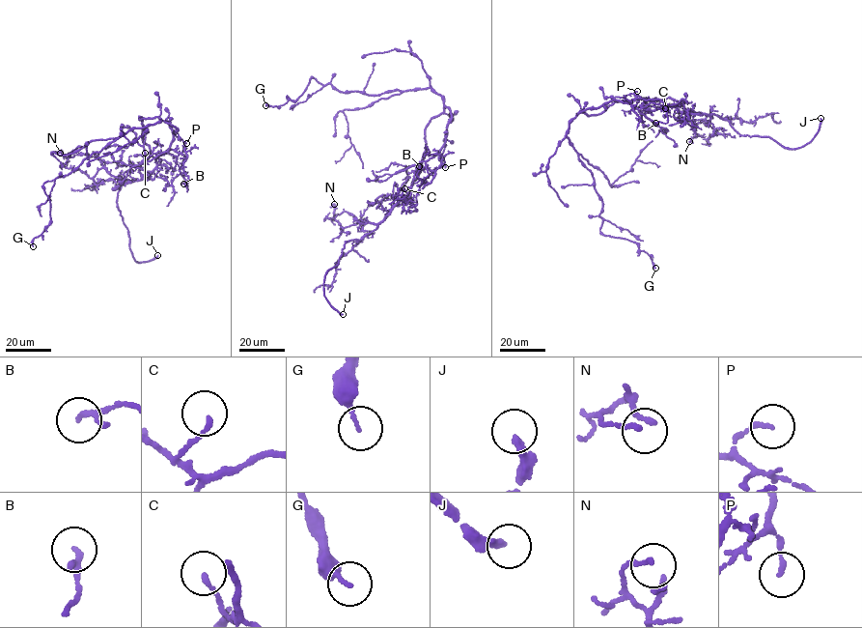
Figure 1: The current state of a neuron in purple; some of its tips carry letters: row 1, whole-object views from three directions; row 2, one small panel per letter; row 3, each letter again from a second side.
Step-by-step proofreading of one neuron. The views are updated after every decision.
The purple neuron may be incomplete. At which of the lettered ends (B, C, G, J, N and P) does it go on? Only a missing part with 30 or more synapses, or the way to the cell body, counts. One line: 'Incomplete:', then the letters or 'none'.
Incomplete: J

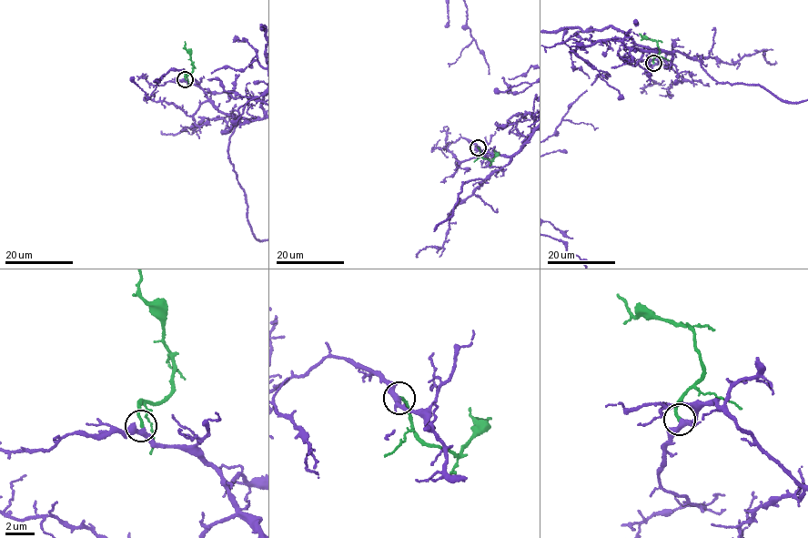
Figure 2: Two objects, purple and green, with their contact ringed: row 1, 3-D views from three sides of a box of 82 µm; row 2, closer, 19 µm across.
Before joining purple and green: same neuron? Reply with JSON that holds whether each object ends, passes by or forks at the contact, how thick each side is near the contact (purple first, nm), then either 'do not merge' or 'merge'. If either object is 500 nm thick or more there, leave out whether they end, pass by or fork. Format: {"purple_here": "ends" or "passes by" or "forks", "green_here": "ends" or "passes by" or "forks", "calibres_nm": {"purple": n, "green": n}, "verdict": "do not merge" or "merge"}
{"purple_here": "passes by", "green_here": "ends", "calibres_nm": {"purple": 320, "green": 190}, "verdict": "merge"}

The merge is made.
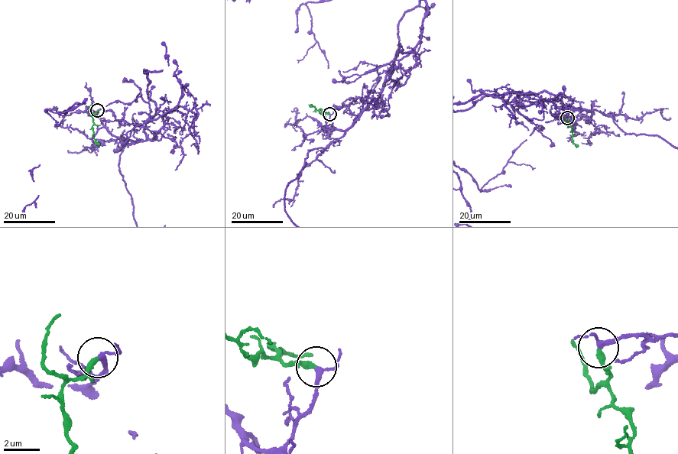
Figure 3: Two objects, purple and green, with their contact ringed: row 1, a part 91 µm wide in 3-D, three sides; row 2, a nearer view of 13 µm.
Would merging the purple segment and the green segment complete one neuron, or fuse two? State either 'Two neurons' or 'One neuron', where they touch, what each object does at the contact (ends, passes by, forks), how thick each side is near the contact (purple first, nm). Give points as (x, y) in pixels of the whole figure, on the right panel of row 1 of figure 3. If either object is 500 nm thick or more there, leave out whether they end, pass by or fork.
One neuron. Place: (567, 118). At the ring purple passes by. At the ring green passes by. Thickness 200 nm (purple) against 240 nm

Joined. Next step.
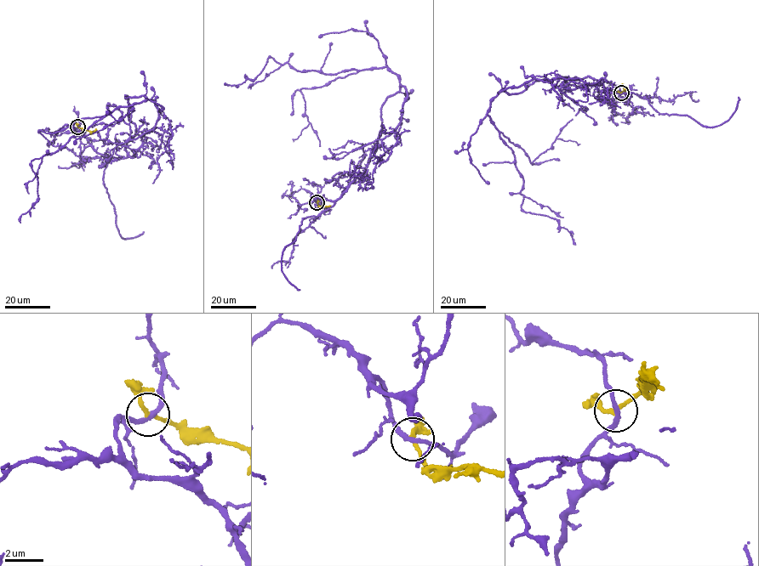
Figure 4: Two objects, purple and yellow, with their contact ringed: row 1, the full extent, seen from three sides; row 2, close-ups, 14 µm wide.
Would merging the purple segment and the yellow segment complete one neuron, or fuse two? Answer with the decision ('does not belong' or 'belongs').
does not belong

